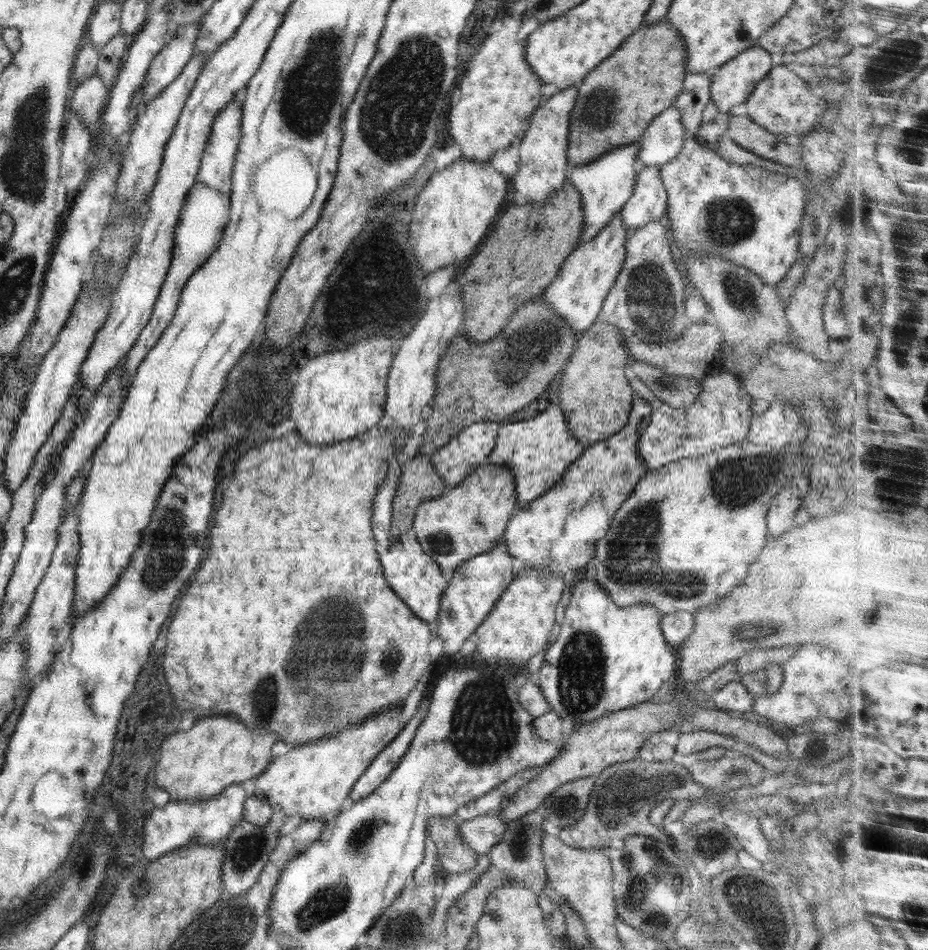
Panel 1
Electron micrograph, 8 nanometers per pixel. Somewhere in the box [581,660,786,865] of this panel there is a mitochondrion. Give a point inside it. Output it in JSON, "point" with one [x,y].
{"point":[704,844]}

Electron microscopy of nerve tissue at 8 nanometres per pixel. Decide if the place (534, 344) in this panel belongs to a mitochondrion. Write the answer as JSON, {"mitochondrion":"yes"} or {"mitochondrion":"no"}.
{"mitochondrion":"yes"}

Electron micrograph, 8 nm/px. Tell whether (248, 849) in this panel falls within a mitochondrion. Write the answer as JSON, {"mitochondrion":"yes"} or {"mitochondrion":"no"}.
{"mitochondrion":"yes"}

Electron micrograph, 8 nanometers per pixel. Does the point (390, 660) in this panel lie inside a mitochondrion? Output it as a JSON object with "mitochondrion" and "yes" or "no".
{"mitochondrion":"yes"}

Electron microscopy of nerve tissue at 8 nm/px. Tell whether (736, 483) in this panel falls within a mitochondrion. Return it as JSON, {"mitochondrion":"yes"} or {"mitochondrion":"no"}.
{"mitochondrion":"yes"}

